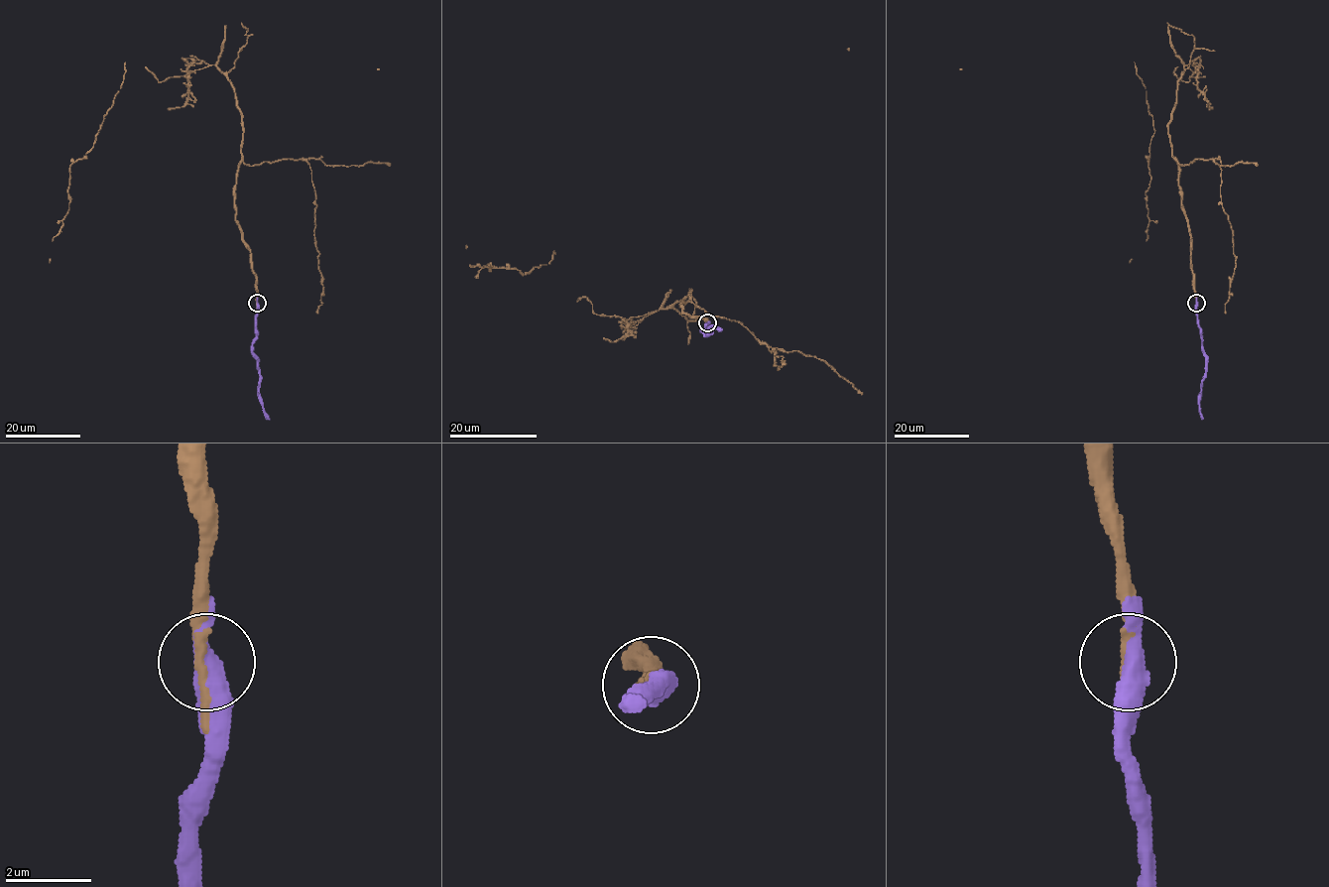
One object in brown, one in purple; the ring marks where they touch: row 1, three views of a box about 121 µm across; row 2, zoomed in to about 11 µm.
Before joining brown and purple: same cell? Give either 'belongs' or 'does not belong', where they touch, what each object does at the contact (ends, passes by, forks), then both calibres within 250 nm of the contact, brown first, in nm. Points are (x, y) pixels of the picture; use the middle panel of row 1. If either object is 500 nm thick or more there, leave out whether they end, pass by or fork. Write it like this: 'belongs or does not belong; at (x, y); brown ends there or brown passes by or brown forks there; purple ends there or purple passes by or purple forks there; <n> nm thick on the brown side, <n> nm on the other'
belongs; at (707, 322); brown passes by; purple passes by; 200 nm thick on the brown side, 440 nm on the other

